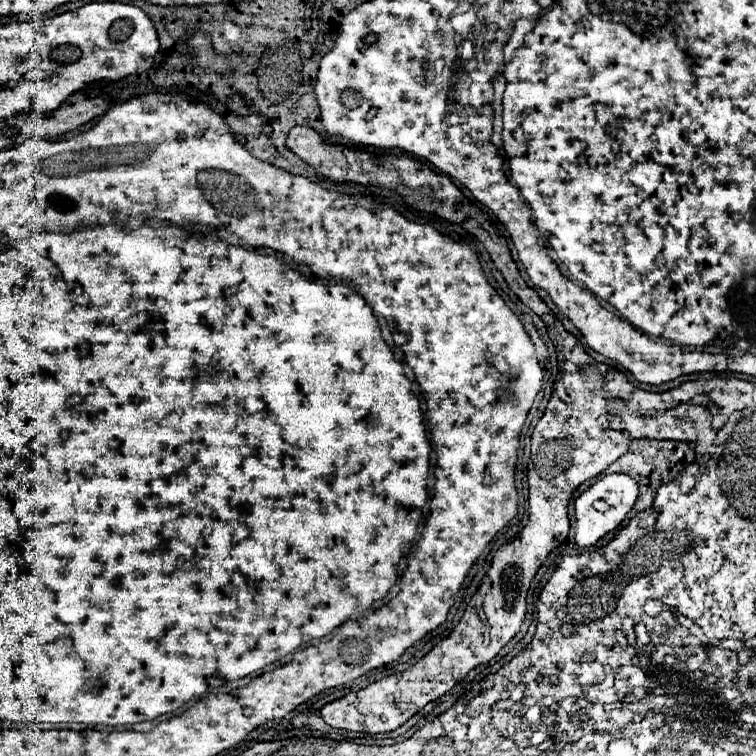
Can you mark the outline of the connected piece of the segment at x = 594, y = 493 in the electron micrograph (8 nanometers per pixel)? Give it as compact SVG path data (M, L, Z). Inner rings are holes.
M606 474L600 480L596 480L574 502L576 544L578 546L594 546L604 534L618 528L620 522L626 518L626 514L632 510L636 498L638 498L638 484L626 474Z

